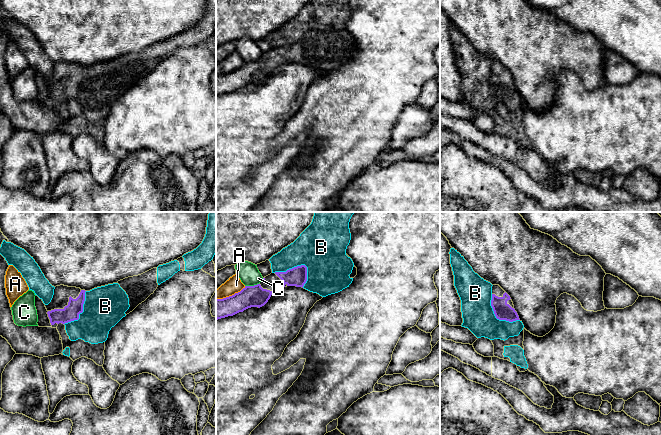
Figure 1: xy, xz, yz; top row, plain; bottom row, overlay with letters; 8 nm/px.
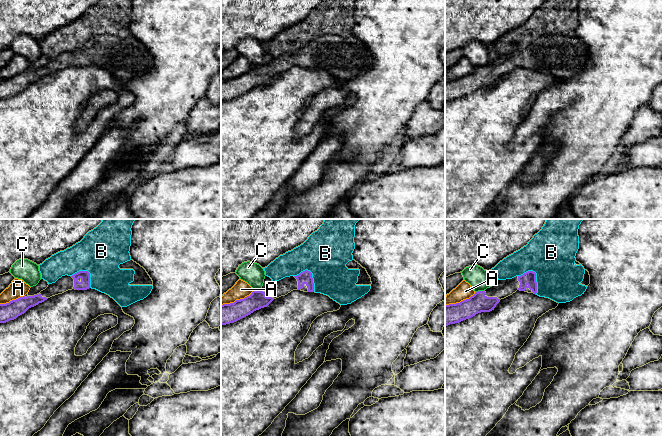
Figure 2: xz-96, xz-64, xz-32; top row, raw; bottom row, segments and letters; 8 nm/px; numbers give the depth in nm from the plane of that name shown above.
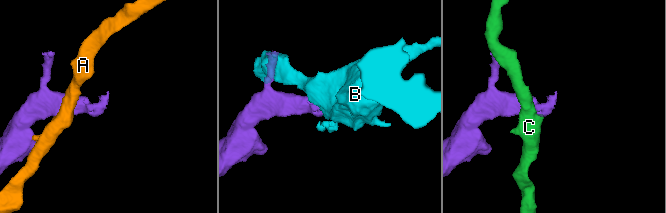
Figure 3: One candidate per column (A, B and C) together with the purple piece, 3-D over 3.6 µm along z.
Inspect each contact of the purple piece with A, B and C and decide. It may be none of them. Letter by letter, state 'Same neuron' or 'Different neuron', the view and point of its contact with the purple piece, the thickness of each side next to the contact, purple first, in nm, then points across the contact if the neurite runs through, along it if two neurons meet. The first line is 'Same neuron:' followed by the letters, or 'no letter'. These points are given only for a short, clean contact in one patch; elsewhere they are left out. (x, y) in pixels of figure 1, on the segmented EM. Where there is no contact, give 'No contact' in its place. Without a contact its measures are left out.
Same neuron: no letter
A: Different neuron. Touches purple at xz (230, 296). Thickness 180 nm (purple) against 130 nm
B: Different neuron. Touches purple at xz (297, 266). Thickness 160 nm (purple) against 400 nm
C: Different neuron. Touches purple at xz (251, 286). Thickness 180 nm (purple) against 160 nm

